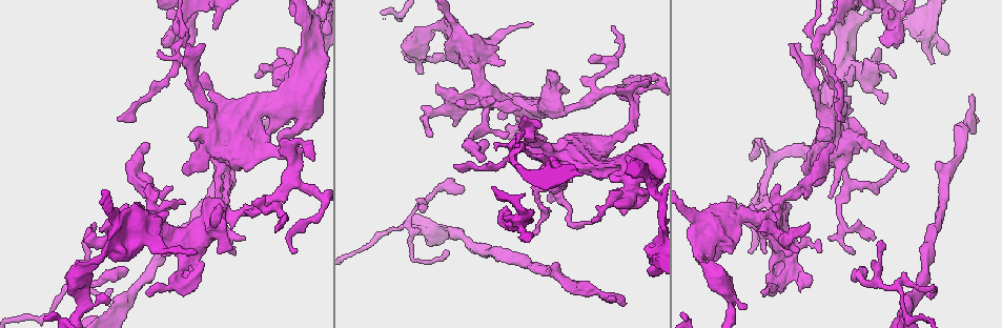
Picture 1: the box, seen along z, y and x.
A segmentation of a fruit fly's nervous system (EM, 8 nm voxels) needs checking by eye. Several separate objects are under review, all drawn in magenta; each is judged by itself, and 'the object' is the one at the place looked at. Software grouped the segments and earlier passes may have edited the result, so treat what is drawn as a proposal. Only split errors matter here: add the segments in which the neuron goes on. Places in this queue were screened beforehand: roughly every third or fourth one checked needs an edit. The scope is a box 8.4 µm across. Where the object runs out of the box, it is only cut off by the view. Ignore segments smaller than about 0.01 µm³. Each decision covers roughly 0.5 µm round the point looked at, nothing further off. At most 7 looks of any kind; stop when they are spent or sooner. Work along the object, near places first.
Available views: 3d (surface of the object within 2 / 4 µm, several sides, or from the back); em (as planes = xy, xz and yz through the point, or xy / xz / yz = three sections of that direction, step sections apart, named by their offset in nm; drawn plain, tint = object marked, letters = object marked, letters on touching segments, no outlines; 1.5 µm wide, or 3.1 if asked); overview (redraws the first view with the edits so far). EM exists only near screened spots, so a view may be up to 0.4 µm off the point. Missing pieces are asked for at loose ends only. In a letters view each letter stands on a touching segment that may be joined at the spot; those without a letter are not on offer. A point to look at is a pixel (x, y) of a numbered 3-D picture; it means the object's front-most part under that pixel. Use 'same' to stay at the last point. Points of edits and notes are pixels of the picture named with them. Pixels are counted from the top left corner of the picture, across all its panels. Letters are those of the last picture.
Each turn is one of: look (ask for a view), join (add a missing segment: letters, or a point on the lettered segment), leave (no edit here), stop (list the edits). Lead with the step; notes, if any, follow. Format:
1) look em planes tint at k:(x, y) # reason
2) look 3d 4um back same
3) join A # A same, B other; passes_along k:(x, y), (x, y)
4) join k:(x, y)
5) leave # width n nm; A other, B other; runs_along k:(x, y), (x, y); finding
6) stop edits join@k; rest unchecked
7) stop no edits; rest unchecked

look em xy step 4 tint at 1:(279, 51) # branch stops here

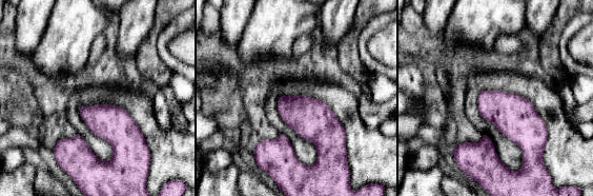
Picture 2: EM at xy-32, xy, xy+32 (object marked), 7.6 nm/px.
look em planes letters same # cut it another way

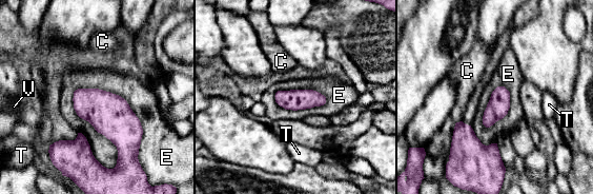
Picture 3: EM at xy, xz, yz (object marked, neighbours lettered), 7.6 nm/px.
leave # C other, E other, T other, V other; none of them fits

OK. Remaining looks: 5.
look em yz step 4 tint at 1:(625, 304) # an open end

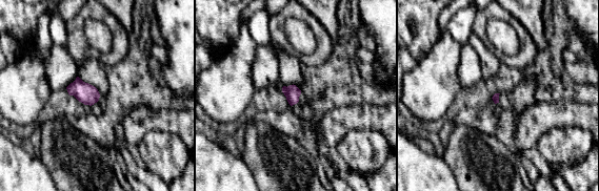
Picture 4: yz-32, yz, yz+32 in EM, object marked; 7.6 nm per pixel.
look em planes letters same # cut it another way

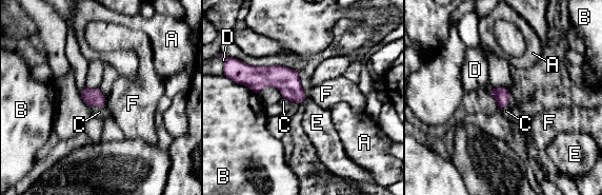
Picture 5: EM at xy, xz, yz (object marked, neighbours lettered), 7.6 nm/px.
join E # A other, B other, C other, D other, E same, F other; the neuron continues

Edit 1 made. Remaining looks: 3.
look 3d 2um at 1:(219, 251) # free end

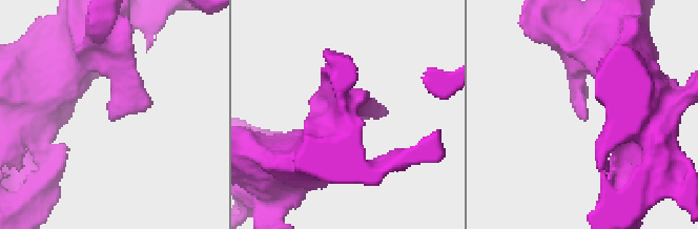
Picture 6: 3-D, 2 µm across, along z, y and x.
look em planes tint at 6:(110, 117)

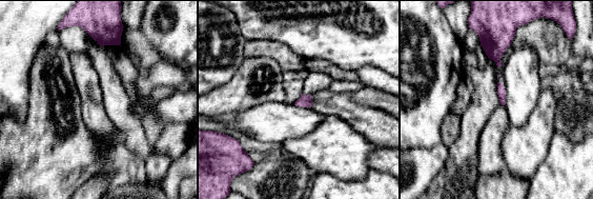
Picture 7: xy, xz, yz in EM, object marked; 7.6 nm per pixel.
look em planes letters same # see the neighbours

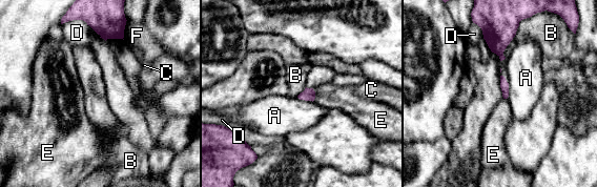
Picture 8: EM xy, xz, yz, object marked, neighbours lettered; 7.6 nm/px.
leave # A other, B other, C other, D other, E other, F other; no lettered segment goes on from it

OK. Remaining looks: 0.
stop edits join@5; rest unchecked

